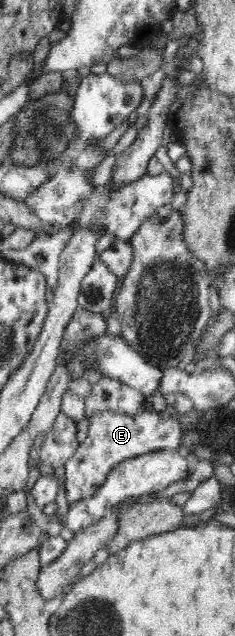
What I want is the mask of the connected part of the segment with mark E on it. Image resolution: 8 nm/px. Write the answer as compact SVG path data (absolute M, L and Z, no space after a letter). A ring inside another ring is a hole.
M150 403L142 405L134 415L124 411L100 411L88 415L87 419L90 422L88 435L64 465L65 492L70 507L92 497L116 464L150 452L172 451L180 446L181 422L178 417L172 411L156 412Z

